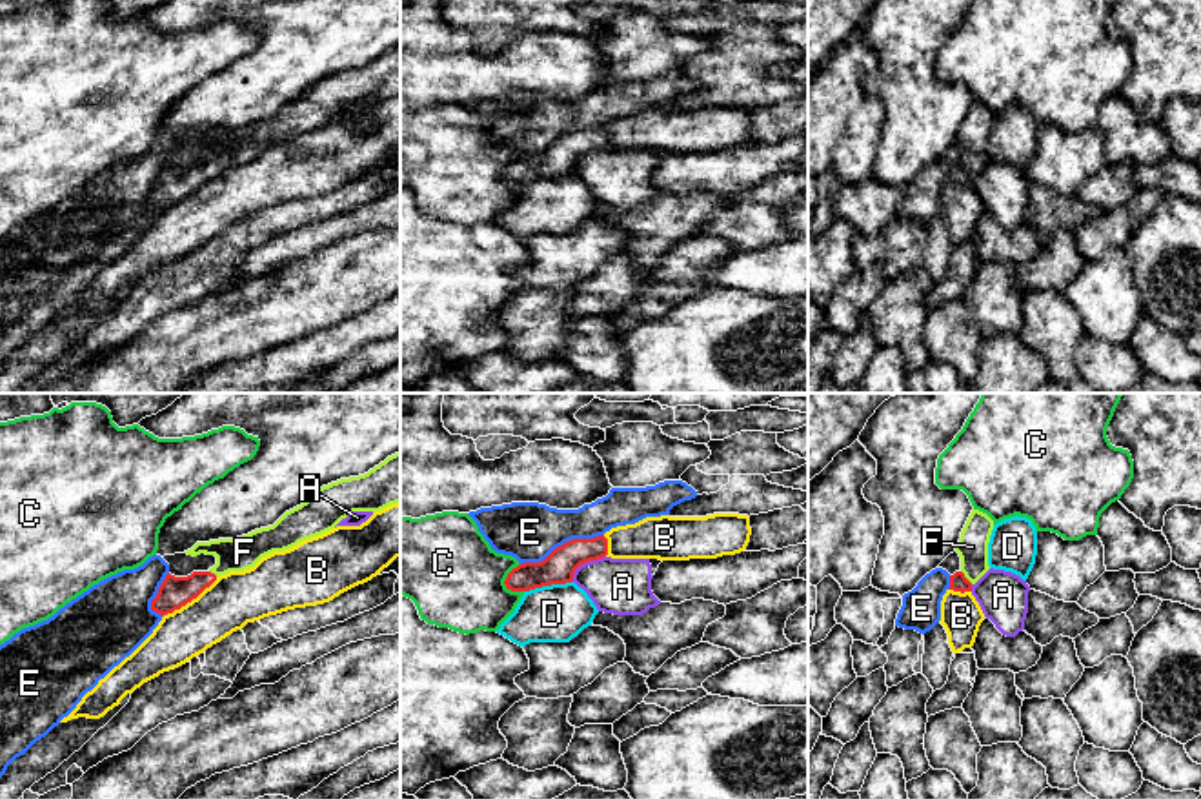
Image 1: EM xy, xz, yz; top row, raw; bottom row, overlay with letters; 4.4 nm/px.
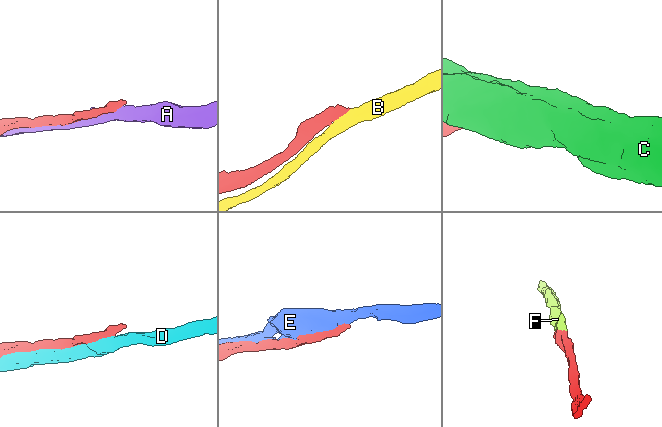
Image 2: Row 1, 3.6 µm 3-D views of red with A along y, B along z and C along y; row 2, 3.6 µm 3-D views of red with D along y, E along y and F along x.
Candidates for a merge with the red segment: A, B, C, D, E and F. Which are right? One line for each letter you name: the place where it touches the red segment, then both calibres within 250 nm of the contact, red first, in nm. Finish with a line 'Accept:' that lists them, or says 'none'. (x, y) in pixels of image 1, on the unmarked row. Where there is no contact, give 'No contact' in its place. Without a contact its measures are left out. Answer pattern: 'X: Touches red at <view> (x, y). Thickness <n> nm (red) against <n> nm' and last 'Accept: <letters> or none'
F: Touches red at yz (965, 170). Thickness 80 nm (red) against 140 nm
Accept: F

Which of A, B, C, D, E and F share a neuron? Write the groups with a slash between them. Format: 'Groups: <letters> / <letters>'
Groups: A / B / C / D / E / F

